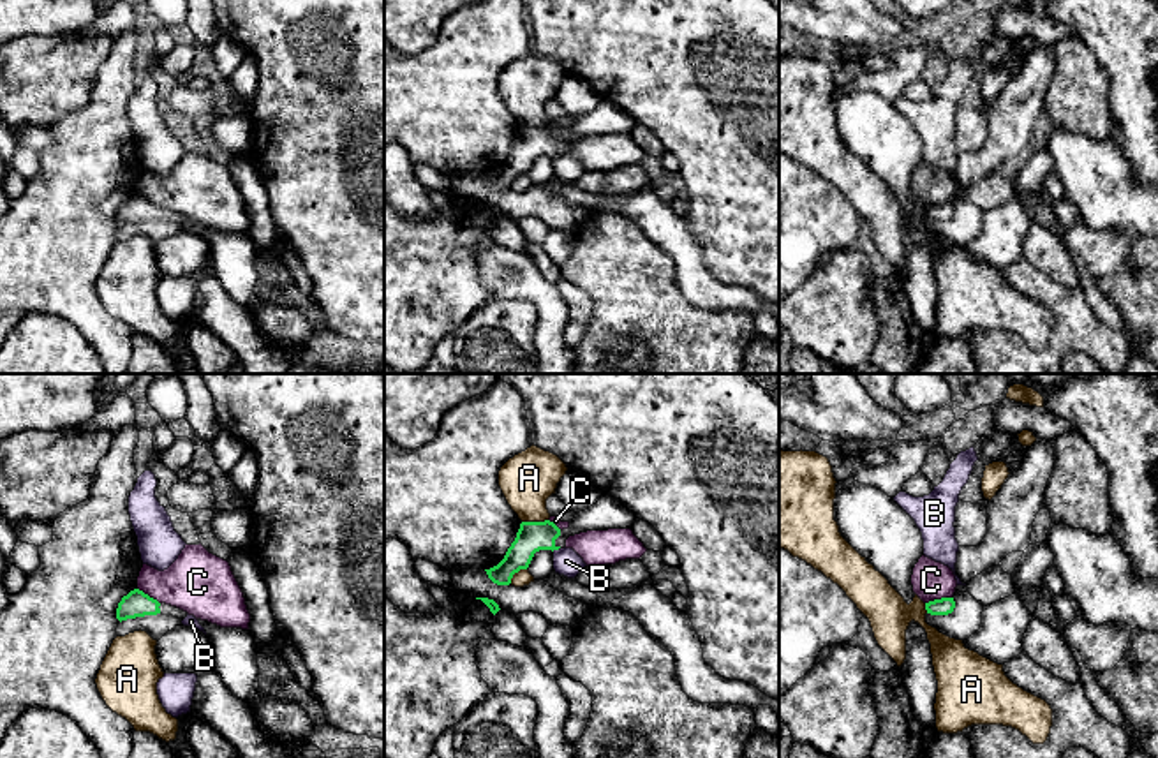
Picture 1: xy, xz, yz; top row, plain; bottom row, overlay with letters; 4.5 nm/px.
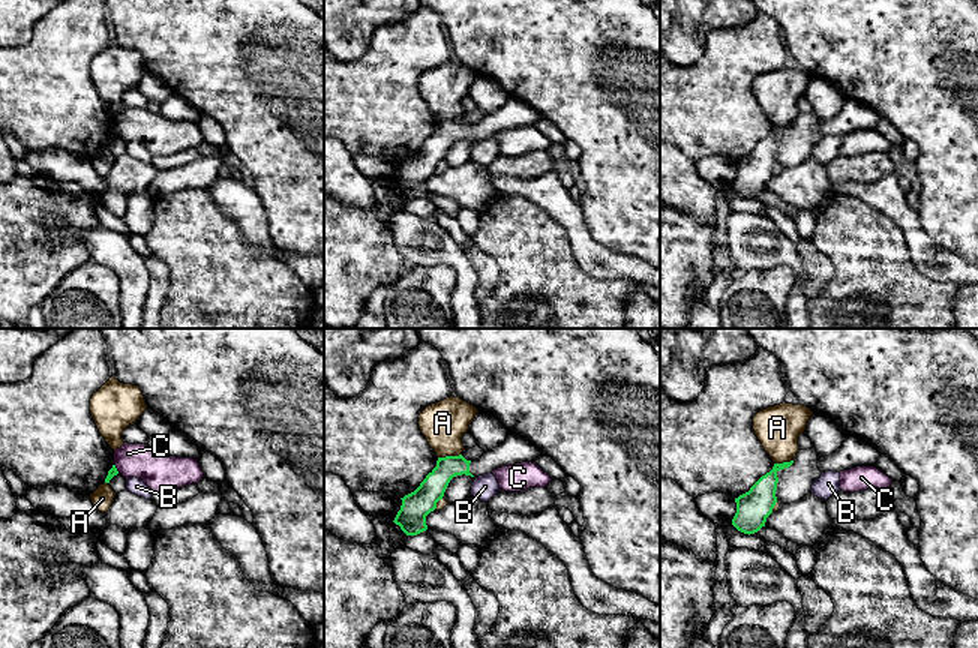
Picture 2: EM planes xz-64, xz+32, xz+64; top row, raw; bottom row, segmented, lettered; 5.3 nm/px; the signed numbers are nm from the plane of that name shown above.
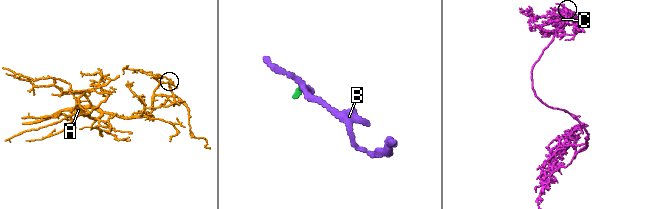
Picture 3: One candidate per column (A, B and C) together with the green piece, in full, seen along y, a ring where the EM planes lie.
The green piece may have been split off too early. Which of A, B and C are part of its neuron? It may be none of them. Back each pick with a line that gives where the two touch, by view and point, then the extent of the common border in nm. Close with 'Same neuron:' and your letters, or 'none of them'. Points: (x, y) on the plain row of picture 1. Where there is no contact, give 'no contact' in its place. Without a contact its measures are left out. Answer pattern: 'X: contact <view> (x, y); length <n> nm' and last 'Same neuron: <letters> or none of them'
Same neuron: none of them

